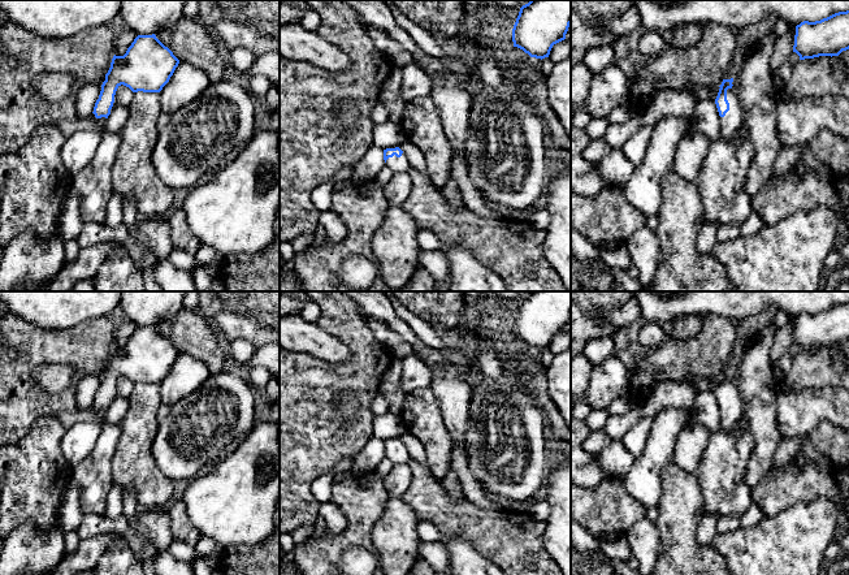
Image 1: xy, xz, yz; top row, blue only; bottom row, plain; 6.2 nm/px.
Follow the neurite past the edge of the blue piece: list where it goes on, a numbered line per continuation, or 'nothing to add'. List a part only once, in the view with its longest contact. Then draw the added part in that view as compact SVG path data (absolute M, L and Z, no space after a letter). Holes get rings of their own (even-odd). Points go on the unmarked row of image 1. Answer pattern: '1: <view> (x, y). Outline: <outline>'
1: yz (731, 413). Outline: M732 380L727 381L727 392L729 394L729 402L724 408L720 408L720 429L723 432L732 432L740 415L742 414L742 398Z

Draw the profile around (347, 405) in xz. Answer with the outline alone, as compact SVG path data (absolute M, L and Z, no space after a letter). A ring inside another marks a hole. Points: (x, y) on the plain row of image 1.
M346 392L343 397L337 401L335 408L341 412L343 423L355 423L355 416L358 414L358 399L354 393Z

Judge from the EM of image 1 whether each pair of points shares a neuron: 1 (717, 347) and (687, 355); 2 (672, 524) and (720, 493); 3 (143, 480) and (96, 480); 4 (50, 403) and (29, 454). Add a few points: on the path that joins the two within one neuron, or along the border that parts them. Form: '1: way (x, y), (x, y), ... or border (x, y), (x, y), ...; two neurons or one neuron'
1: way (709, 347), (694, 354); one neuron
2: border (694, 475), (702, 497), (702, 515); two neurons
3: border (116, 450), (112, 458), (113, 481); two neurons
4: border (56, 415), (40, 415), (24, 435); two neurons

